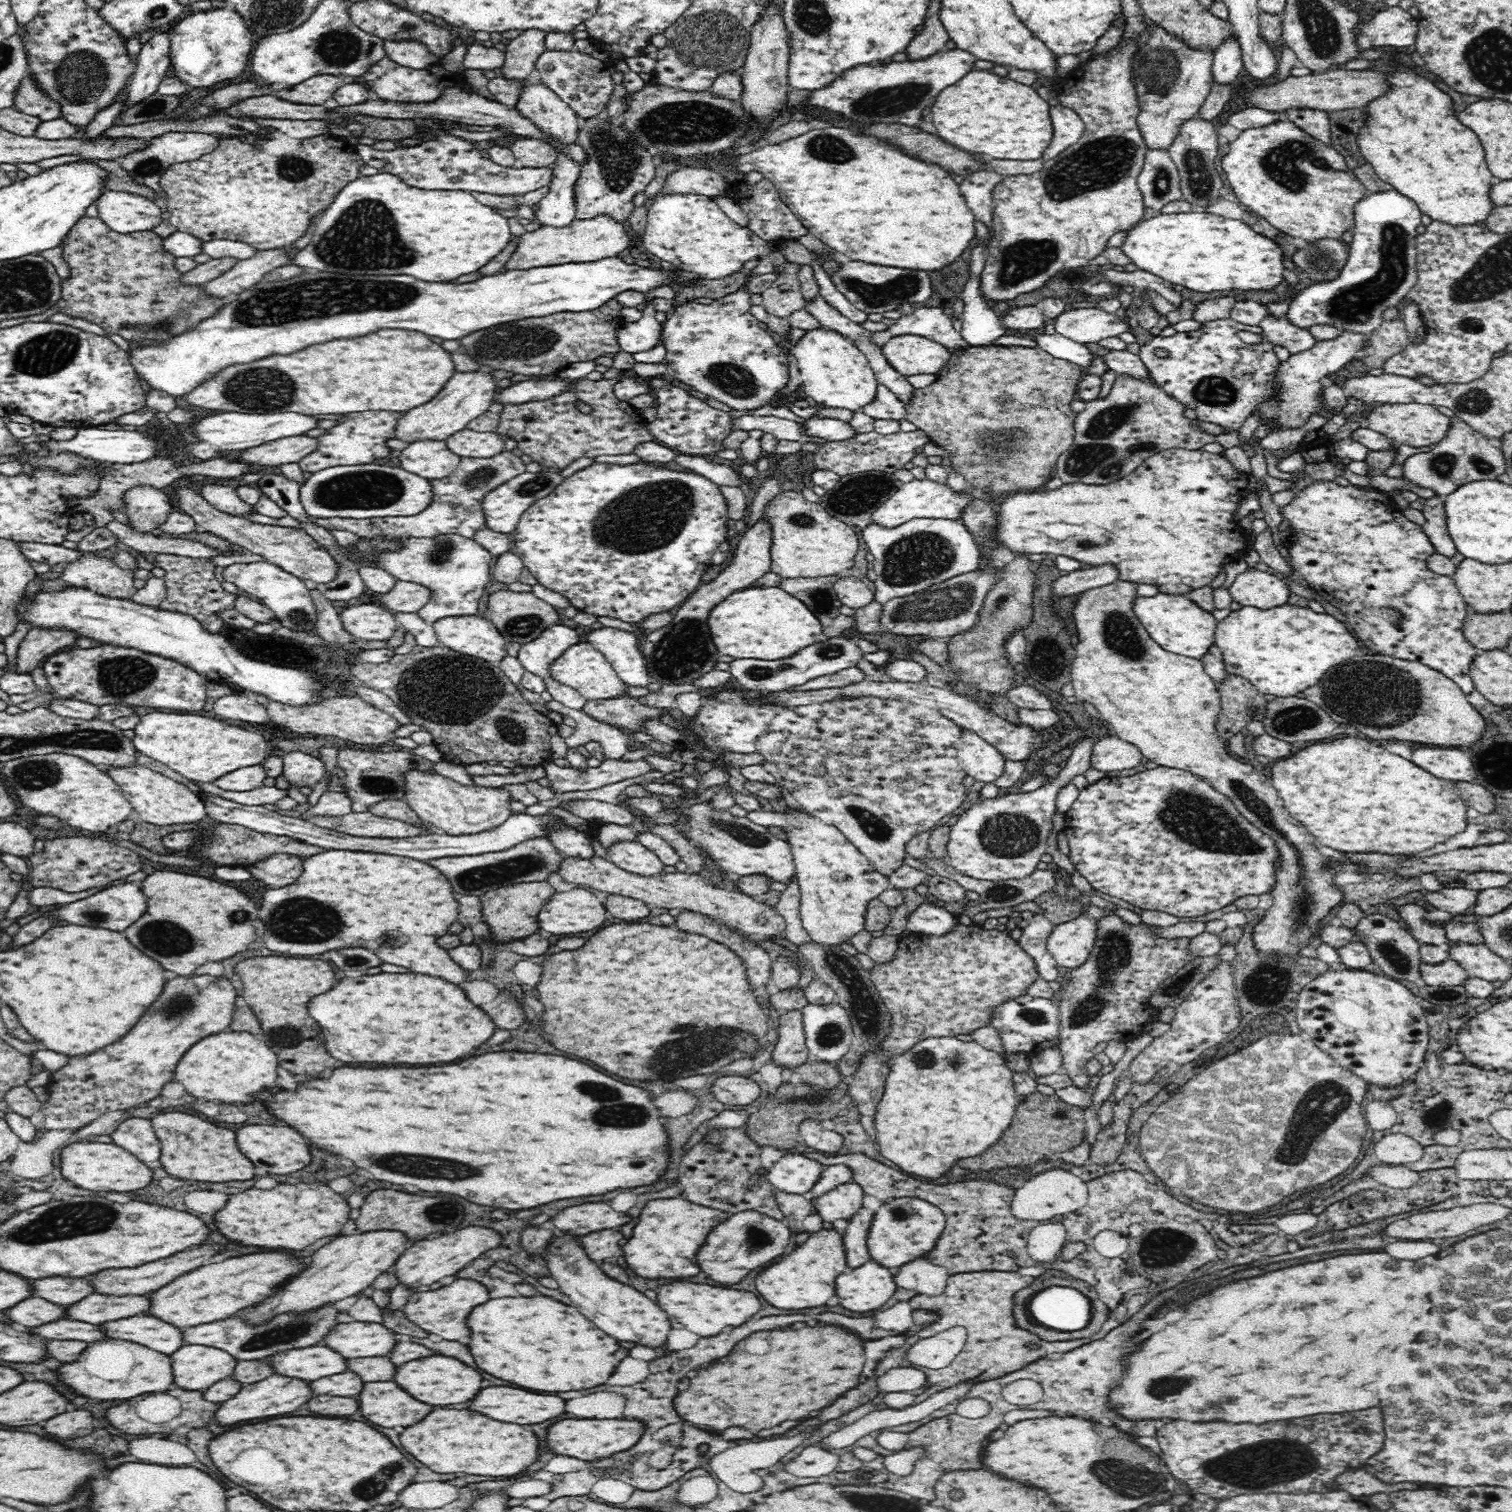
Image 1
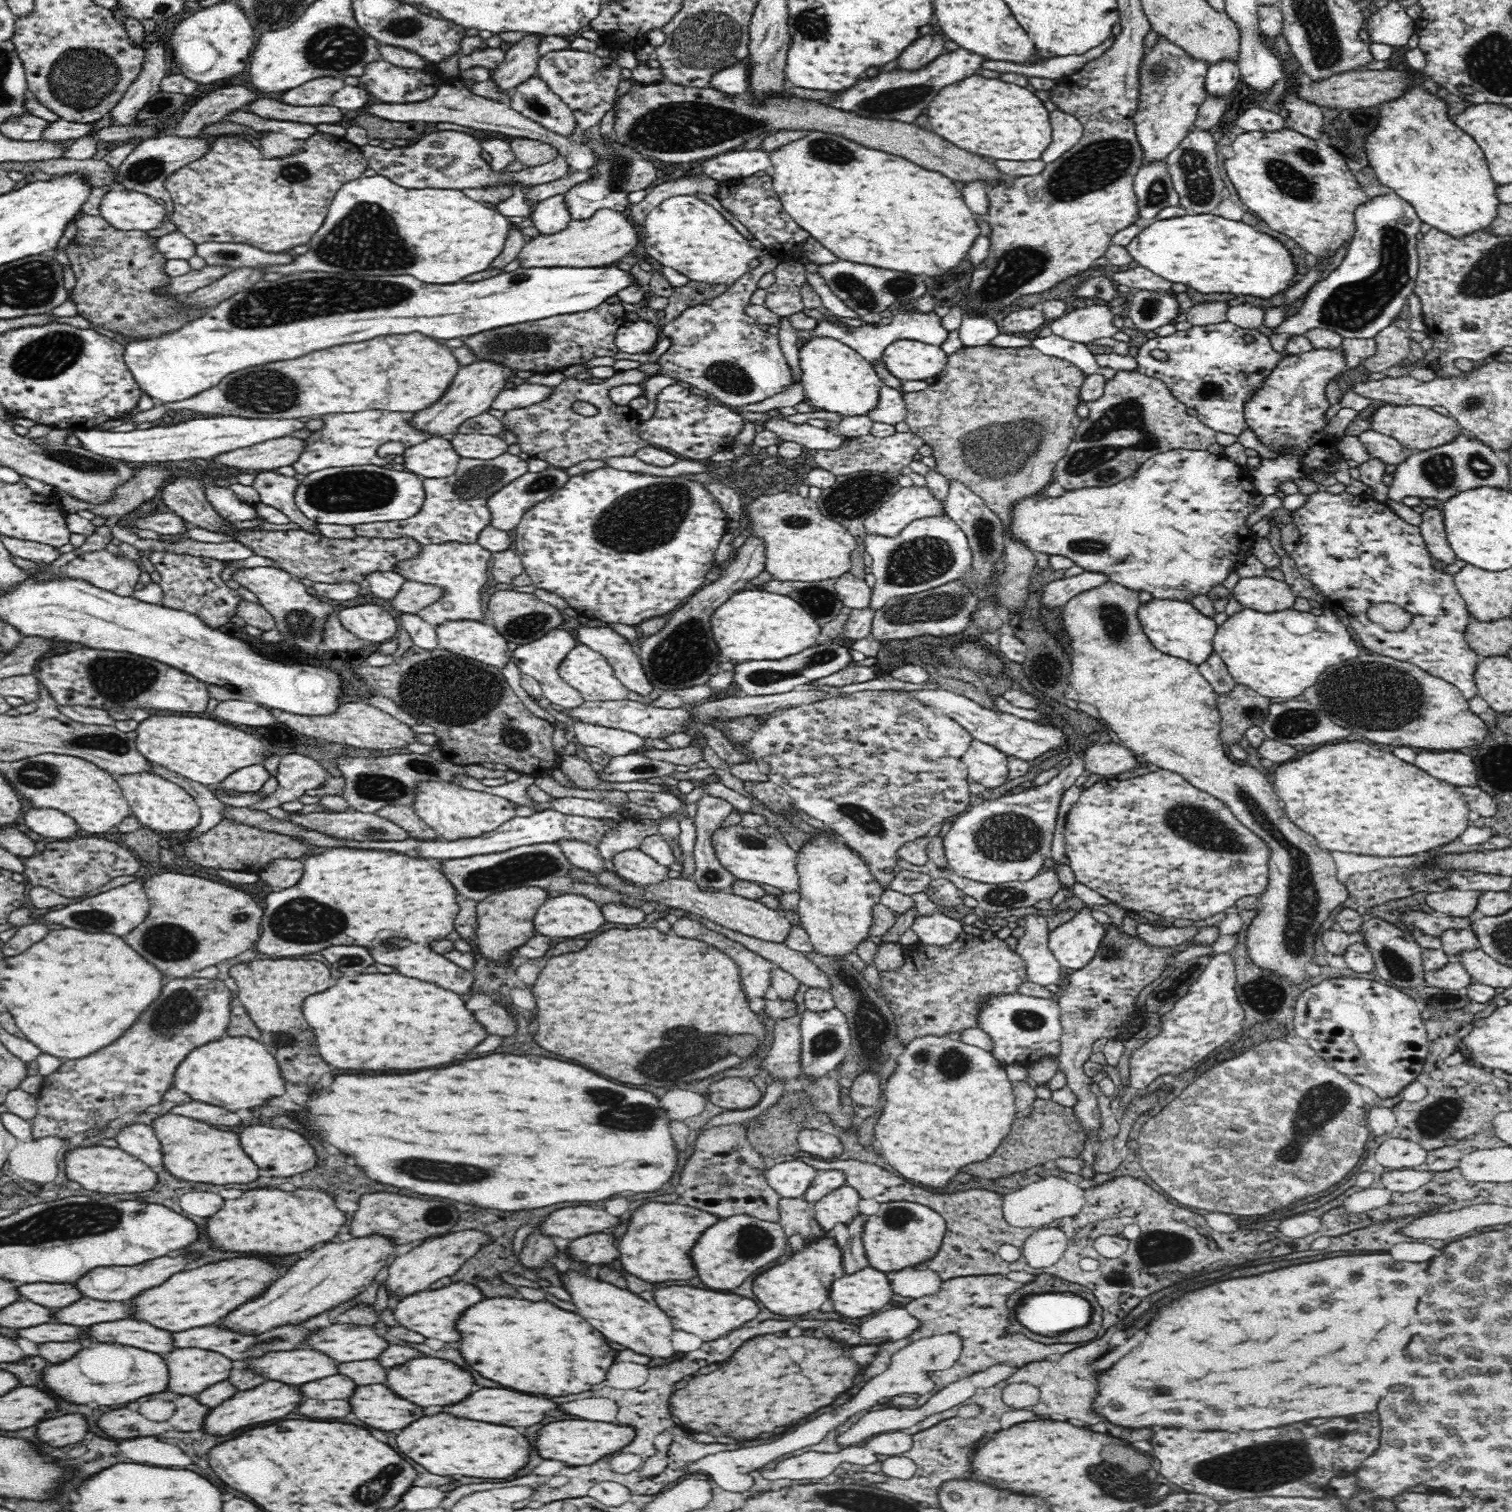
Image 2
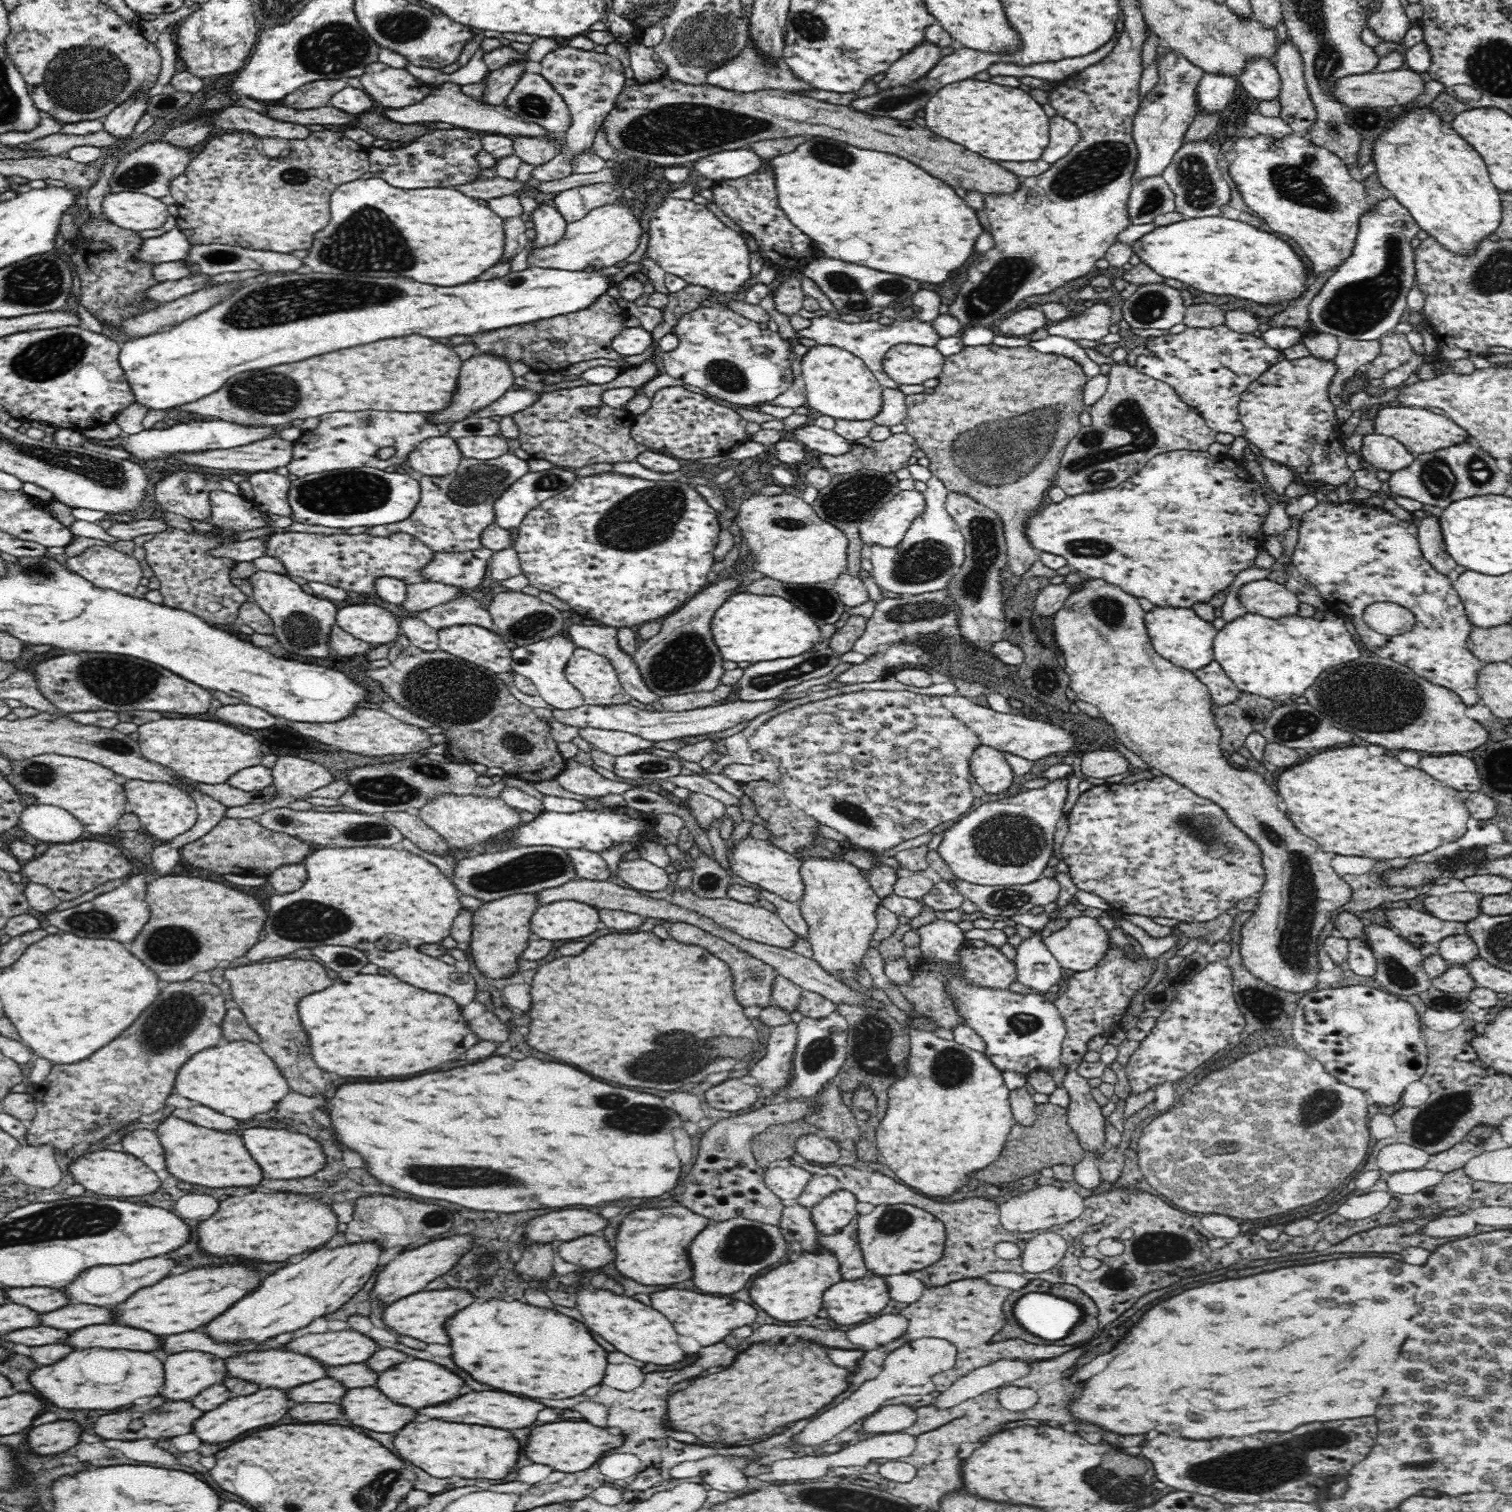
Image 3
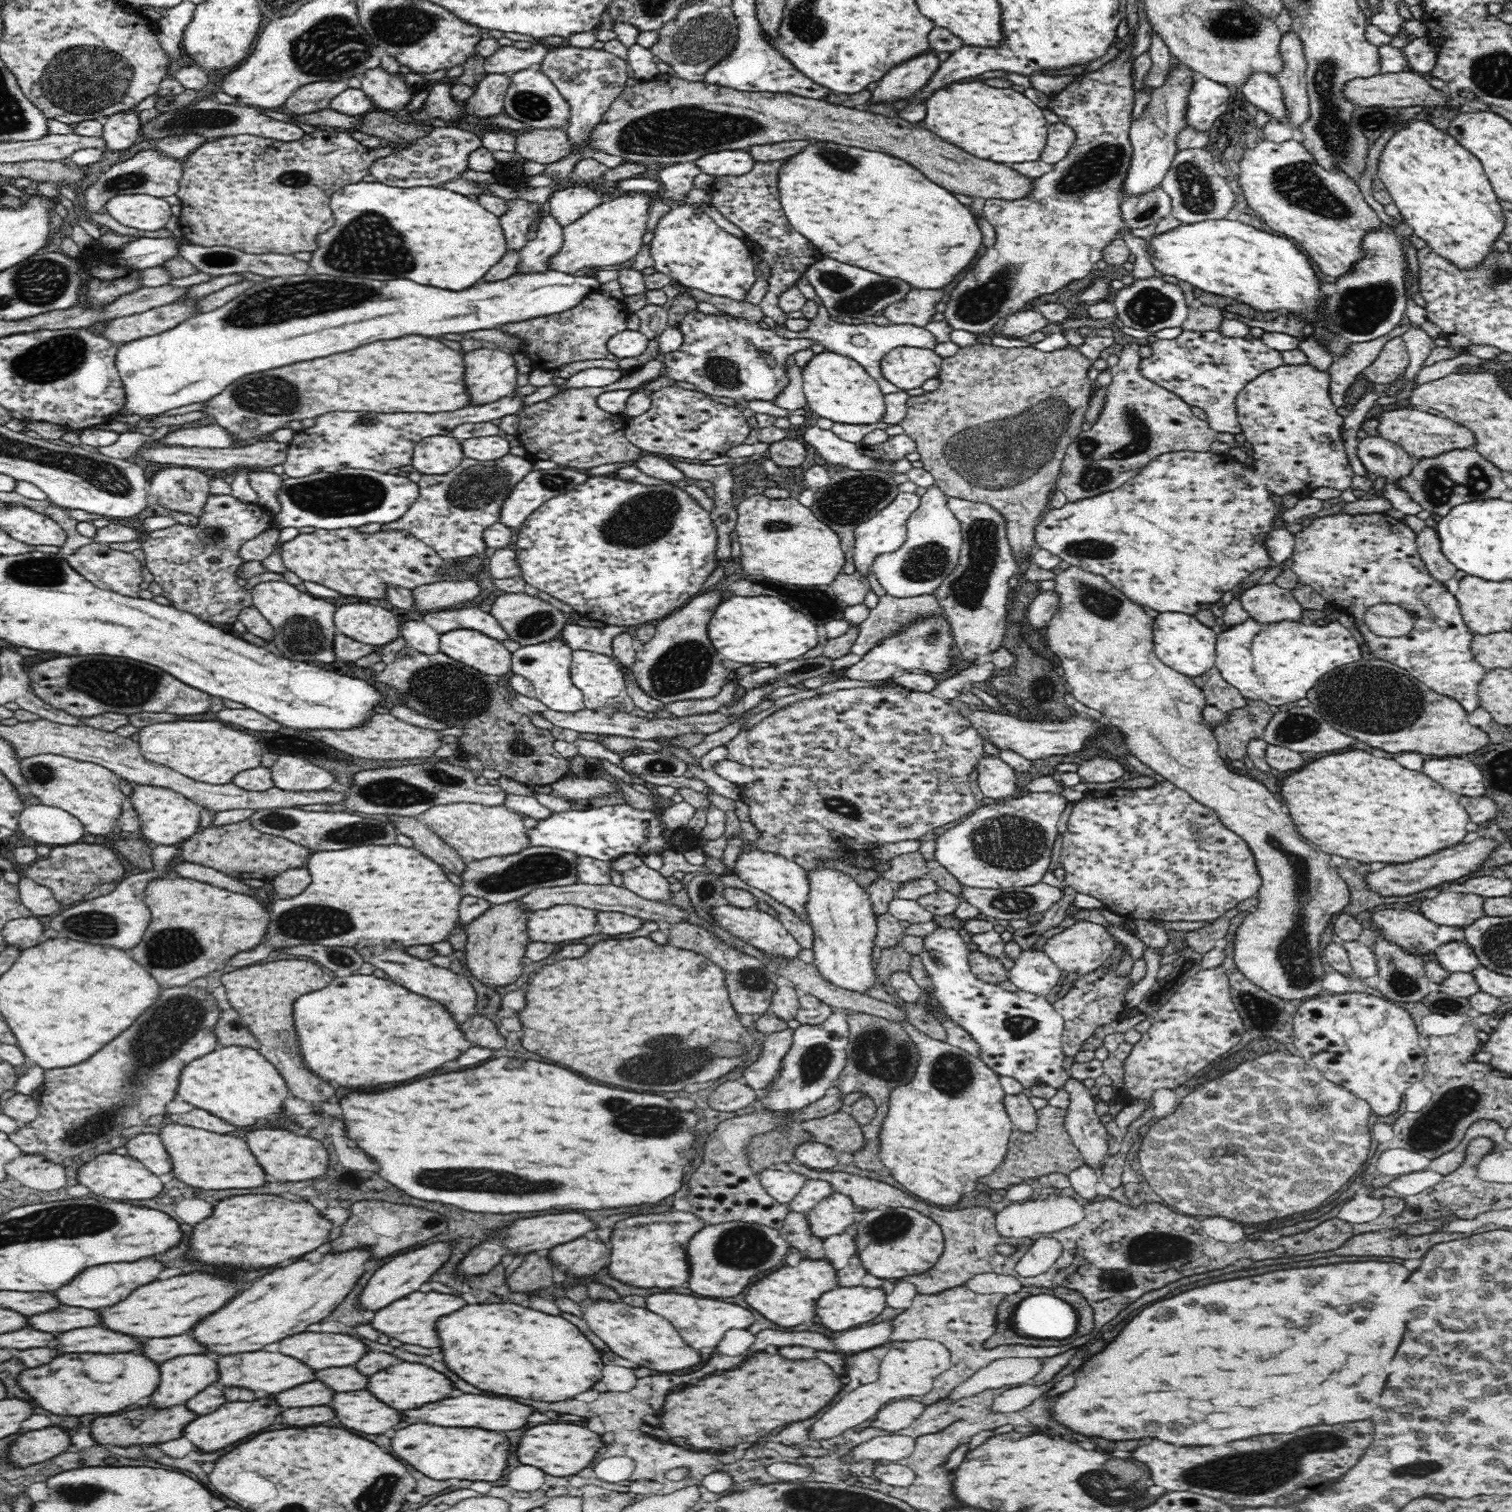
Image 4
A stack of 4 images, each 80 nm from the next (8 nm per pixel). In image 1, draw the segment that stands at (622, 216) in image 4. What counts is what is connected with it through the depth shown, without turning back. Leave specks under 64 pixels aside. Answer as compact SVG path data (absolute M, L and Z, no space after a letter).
M610 217L575 220L568 226L541 226L517 237L517 248L509 256L508 270L528 270L538 266L556 266L566 262L592 262L606 255L622 256L630 247L626 226Z

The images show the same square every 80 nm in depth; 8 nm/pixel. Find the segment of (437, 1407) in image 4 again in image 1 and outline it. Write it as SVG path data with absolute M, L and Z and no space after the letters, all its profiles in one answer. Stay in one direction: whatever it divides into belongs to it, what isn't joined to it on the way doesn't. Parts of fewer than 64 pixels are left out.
M508 1386L484 1388L480 1390L480 1398L476 1398L476 1402L456 1406L476 1406L476 1410L484 1410L484 1414L492 1414L492 1418L500 1418L500 1422L524 1424L544 1422L564 1412L564 1400L558 1396Z

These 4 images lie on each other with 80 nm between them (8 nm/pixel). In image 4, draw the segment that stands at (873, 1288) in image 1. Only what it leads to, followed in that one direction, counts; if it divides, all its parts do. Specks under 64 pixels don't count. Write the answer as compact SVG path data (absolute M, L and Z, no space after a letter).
M836 1286L820 1295L817 1300L816 1315L820 1316L820 1324L832 1332L852 1329L866 1325L874 1320L886 1307L886 1293L881 1287L871 1289L860 1286Z

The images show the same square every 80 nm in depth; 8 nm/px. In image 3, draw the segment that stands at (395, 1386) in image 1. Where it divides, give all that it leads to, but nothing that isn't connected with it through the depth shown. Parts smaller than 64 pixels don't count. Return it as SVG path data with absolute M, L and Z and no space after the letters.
M376 1386L348 1389L339 1400L348 1422L372 1432L396 1432L416 1416L414 1408L394 1404Z

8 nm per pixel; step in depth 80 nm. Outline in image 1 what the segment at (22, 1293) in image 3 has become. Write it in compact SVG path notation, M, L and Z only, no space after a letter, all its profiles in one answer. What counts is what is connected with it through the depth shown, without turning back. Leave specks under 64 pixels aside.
M50 1276L32 1282L34 1297L40 1297L48 1302L62 1306L76 1304L79 1300L92 1294L93 1286L89 1277L70 1278L69 1276Z

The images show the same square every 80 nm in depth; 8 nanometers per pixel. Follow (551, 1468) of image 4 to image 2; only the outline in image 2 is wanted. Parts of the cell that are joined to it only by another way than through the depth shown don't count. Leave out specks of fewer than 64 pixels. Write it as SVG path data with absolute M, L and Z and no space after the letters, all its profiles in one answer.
M562 1420L544 1426L536 1438L536 1454L544 1460L559 1460L567 1466L590 1466L601 1458L615 1454L628 1446L638 1430L616 1422L590 1422L590 1420Z

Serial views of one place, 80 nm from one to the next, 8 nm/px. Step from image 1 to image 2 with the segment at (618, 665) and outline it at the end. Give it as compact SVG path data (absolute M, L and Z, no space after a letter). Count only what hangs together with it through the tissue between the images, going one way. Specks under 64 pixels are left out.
M582 625L577 631L577 642L605 656L612 665L616 678L628 691L649 696L653 687L645 675L639 656L632 651L631 642L608 626L591 628Z

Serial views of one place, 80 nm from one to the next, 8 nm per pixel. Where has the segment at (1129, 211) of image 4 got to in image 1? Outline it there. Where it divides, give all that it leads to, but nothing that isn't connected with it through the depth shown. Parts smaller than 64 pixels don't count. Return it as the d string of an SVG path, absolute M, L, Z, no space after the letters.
M1164 150L1146 152L1137 183L1143 194L1144 209L1148 216L1156 216L1166 204L1183 198L1178 169L1169 152Z

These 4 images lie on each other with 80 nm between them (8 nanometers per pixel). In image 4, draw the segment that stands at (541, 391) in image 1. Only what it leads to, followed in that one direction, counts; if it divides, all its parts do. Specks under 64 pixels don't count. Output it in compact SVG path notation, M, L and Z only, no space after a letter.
M504 396L496 402L485 405L470 405L452 412L434 414L370 414L370 412L332 412L315 418L314 426L296 432L296 436L287 445L290 446L286 460L282 463L286 476L302 478L316 473L335 473L344 469L374 470L386 474L392 468L408 466L412 462L415 444L436 435L450 436L450 432L466 422L491 422L496 418L504 418L508 414L518 414L523 406L524 396Z

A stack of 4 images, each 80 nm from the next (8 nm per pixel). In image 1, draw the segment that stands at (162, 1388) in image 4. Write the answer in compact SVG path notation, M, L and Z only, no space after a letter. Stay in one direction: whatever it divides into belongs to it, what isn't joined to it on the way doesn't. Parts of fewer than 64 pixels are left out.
M184 1344L171 1354L174 1387L205 1391L211 1384L233 1376L238 1360L219 1347Z

